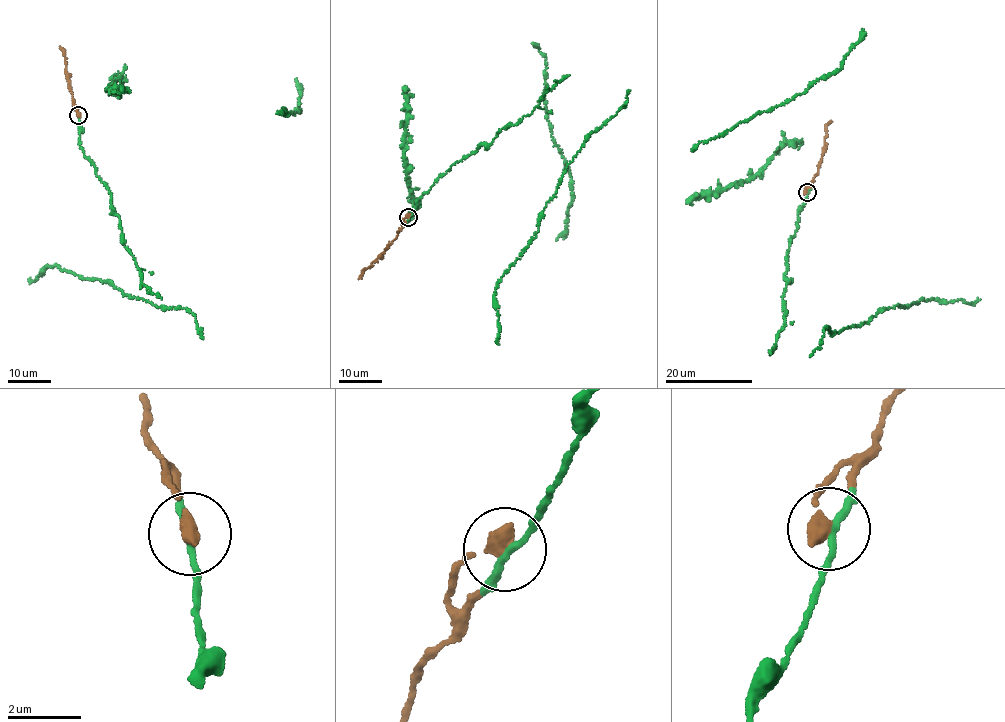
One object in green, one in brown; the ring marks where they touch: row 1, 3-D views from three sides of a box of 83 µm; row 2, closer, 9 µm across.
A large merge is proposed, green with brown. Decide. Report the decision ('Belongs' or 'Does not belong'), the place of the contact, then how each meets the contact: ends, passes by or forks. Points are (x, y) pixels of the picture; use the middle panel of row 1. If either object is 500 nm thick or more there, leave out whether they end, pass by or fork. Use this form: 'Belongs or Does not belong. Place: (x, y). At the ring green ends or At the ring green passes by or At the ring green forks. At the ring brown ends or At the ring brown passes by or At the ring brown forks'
Belongs. Place: (408, 217). At the ring green passes by. At the ring brown ends

